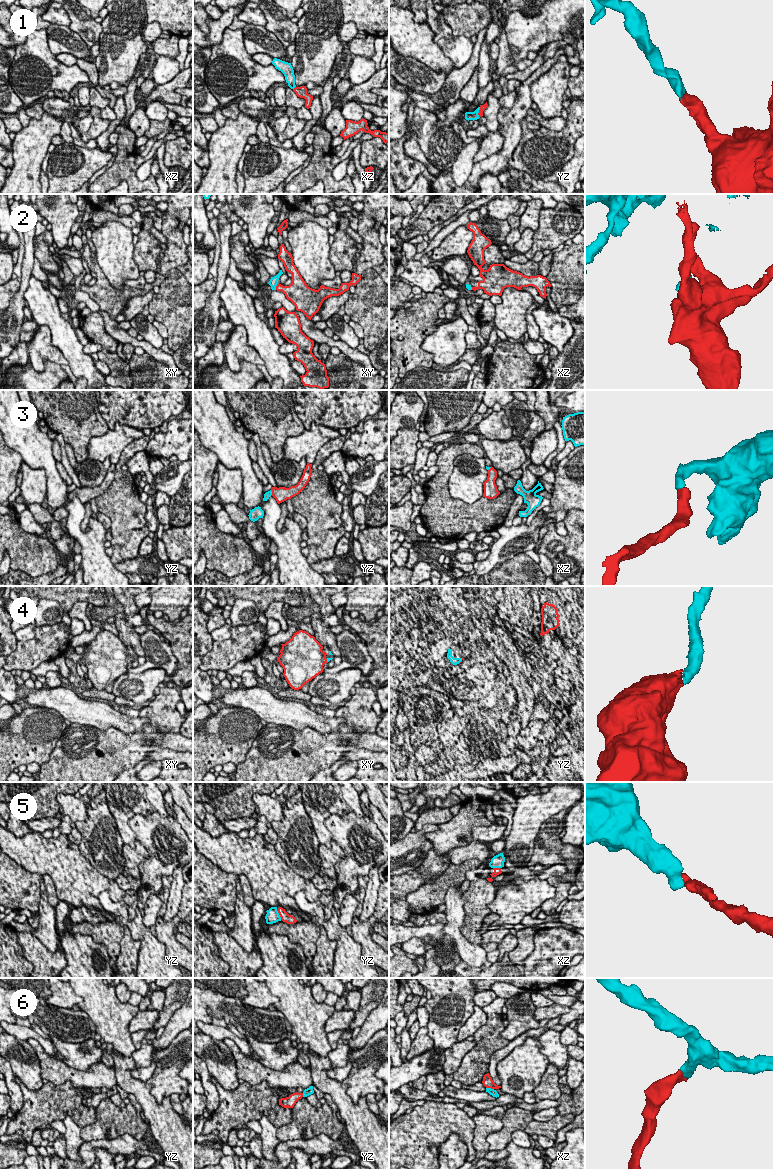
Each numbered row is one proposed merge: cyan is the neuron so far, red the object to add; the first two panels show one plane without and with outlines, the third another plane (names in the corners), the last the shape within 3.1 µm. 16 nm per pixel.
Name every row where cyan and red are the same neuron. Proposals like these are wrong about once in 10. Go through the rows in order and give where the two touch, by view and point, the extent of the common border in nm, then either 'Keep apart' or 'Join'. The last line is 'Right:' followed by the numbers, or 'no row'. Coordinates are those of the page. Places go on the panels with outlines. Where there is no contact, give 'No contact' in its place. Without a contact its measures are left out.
1: Touches cyan at yz (478, 112). Shared border 180 nm. Join
2: Touches cyan at xy (276, 285). Shared border 120 nm. Keep apart
3: Touches cyan at yz (271, 492). Shared border 90 nm. Join
4: Touches cyan at yz (461, 660). Shared border 100 nm. Join
5: Touches cyan at yz (279, 915). Shared border 160 nm. Join
6: Touches cyan at xz (490, 1088). Shared border 130 nm. Join
Right: 1, 3, 4, 5, 6

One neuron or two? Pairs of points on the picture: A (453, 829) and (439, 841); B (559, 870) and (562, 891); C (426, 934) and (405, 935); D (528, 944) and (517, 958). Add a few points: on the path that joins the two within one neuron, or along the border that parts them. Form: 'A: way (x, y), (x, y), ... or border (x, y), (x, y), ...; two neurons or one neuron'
A: way (450, 832), (442, 839); one neuron
B: border (560, 876), (550, 876), (546, 879); two neurons
C: way (421, 932), (410, 932); one neuron
D: way (525, 947), (518, 955); one neuron

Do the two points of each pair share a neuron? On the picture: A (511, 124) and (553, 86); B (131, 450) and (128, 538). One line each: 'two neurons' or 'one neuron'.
A: two neurons
B: one neuron

